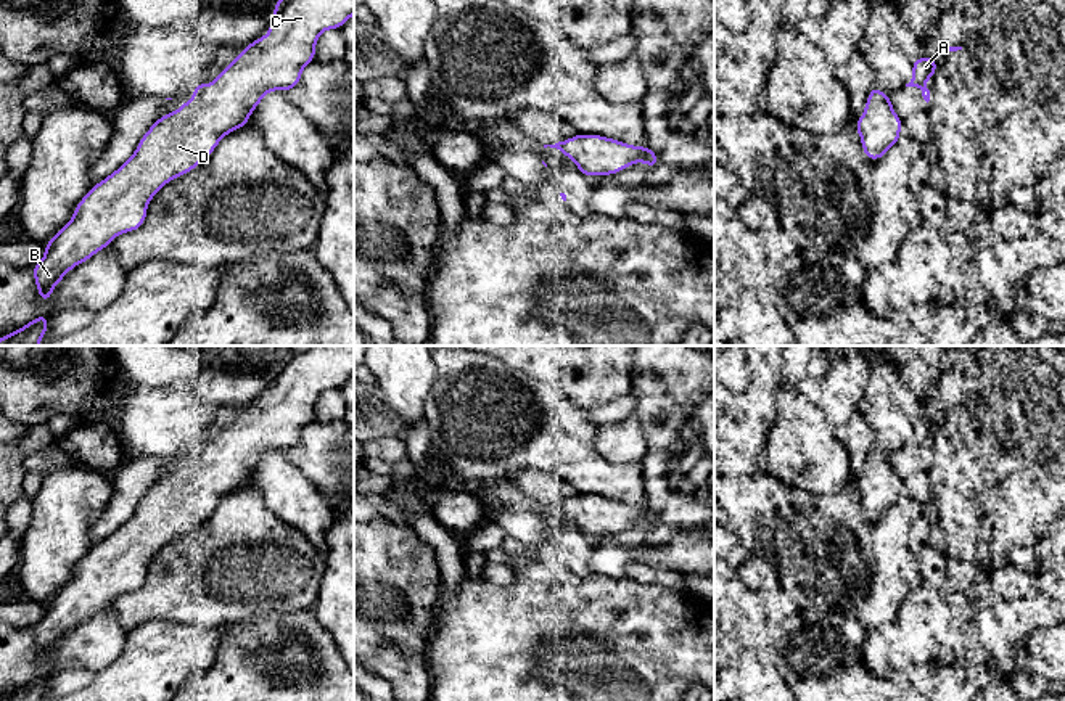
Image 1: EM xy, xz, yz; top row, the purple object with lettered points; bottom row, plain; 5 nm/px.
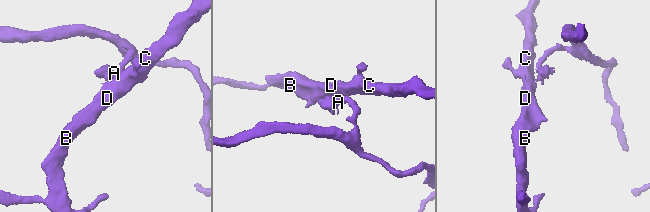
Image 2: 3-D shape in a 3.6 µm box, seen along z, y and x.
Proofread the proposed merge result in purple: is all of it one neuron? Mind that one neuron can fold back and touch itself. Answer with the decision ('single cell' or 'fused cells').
fused cells

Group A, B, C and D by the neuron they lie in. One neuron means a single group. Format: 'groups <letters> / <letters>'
groups A / B C D

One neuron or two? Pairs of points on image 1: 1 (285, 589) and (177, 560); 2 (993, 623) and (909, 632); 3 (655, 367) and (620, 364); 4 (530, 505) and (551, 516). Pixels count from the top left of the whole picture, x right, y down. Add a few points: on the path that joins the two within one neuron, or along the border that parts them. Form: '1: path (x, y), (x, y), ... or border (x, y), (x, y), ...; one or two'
1: path (258, 571), (205, 569); one
2: border (991, 603), (975, 619), (975, 637), (991, 658); two
3: border (633, 362), (629, 393); two
4: path (534, 508), (546, 515); one

